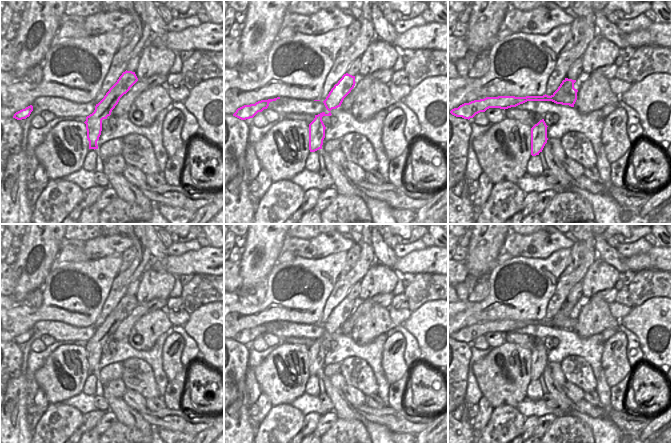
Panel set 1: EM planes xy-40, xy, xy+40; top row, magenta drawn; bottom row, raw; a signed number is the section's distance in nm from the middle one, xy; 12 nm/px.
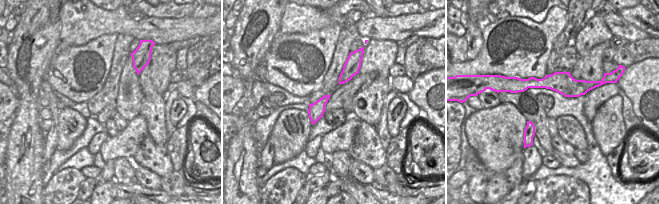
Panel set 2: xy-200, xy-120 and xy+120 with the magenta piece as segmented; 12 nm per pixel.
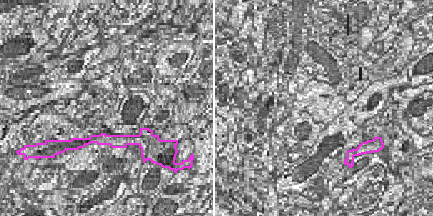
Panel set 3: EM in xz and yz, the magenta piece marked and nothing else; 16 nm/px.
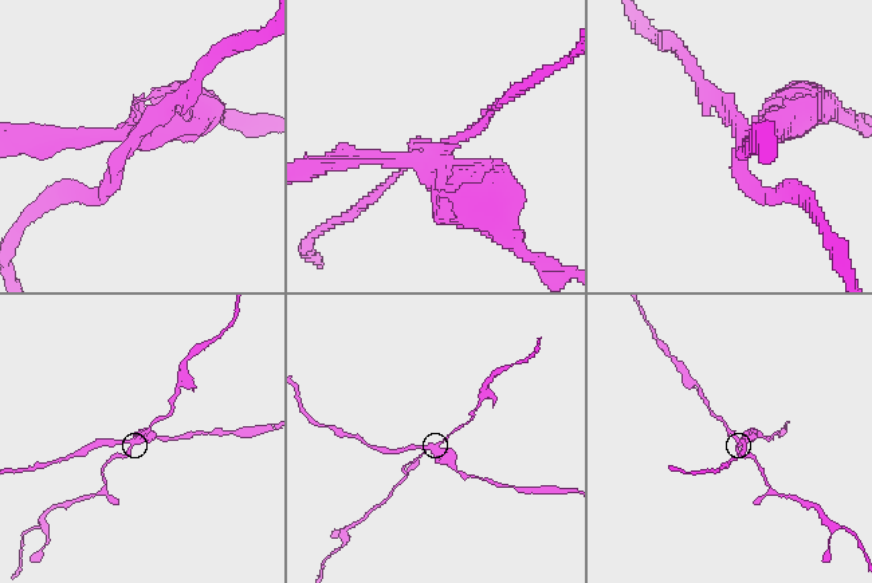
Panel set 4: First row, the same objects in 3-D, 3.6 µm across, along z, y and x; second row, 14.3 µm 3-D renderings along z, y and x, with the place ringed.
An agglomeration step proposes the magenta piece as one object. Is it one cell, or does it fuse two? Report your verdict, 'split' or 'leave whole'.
split

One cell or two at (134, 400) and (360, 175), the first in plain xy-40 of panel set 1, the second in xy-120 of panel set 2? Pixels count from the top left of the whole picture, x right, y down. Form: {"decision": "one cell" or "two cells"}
{"decision": "one cell"}

